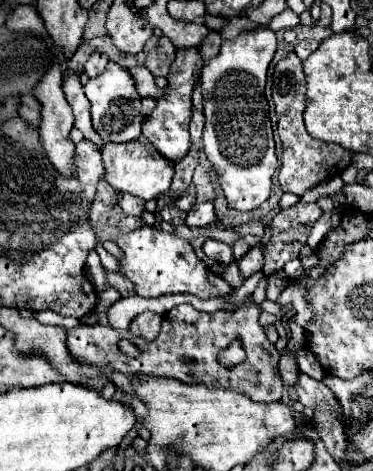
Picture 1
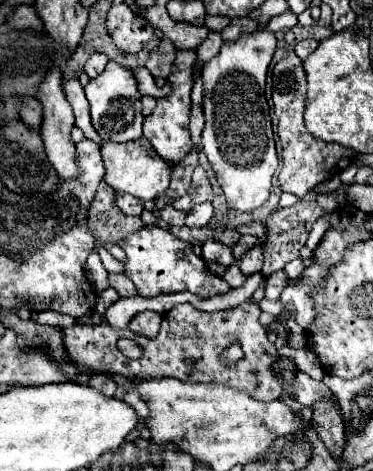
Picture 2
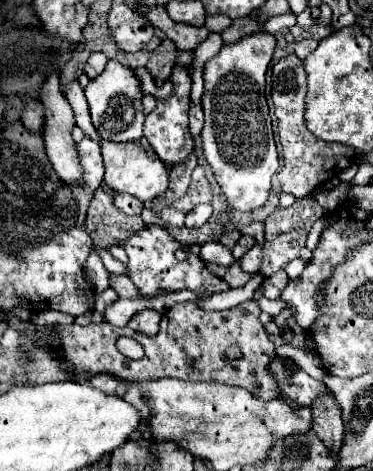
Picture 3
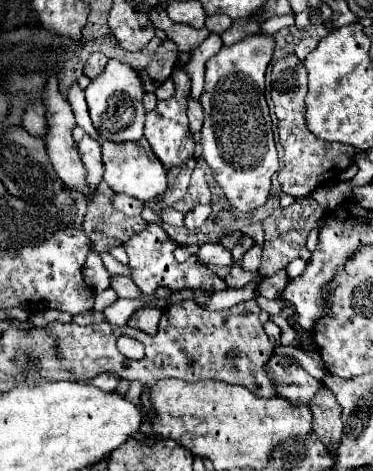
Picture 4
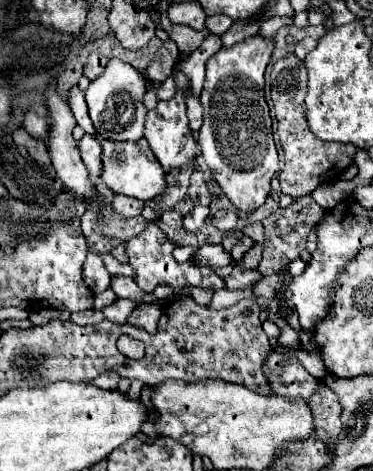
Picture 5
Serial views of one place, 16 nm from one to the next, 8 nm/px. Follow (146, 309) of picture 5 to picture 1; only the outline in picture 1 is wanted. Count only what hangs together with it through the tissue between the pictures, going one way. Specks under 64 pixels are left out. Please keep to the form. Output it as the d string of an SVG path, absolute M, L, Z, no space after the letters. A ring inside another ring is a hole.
M142 312L140 316L136 316L130 322L130 330L136 336L142 336L146 340L154 340L160 332L160 322L162 322L162 314L156 312Z

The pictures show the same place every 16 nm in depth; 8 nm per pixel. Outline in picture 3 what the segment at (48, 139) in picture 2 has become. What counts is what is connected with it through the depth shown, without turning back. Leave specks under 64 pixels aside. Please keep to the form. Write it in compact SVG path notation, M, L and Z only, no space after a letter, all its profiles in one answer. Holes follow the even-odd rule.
M52 74L44 88L42 88L42 102L46 106L46 126L44 126L44 144L46 144L46 152L48 158L52 162L52 166L56 168L56 174L60 176L60 180L64 184L70 186L78 186L84 188L84 168L80 164L78 158L78 150L76 150L76 142L72 140L72 128L76 126L74 116L72 116L72 108L68 104L68 100L62 96L60 92L60 82L58 82L58 74Z

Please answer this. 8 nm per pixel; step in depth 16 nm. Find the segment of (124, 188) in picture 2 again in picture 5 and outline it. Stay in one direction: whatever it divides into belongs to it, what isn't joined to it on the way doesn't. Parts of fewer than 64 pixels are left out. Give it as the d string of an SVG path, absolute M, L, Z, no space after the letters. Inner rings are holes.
M142 138L138 142L102 142L102 180L114 194L132 196L138 200L152 200L154 196L164 192L166 180L164 170L160 168L160 162L152 156L148 142Z

